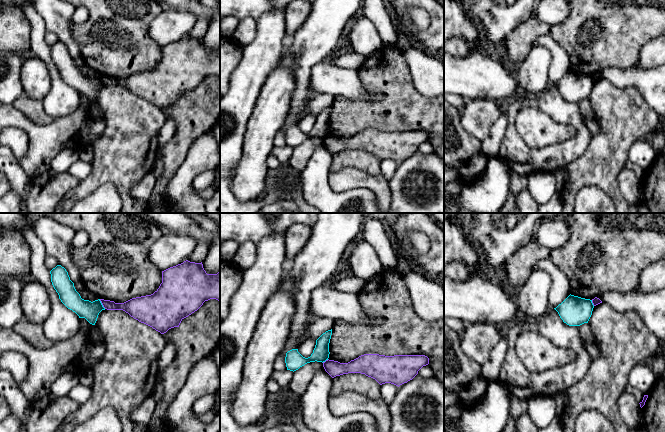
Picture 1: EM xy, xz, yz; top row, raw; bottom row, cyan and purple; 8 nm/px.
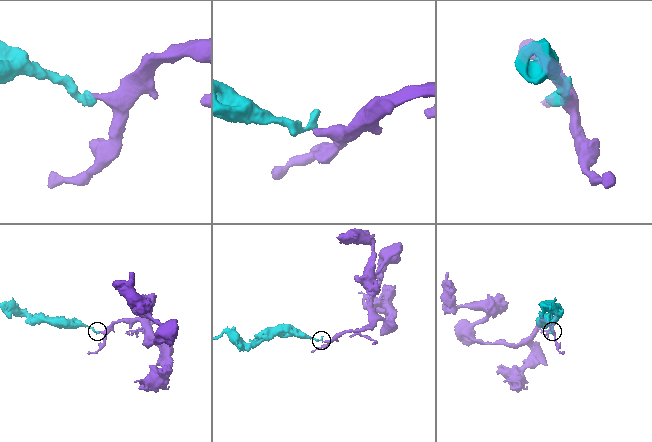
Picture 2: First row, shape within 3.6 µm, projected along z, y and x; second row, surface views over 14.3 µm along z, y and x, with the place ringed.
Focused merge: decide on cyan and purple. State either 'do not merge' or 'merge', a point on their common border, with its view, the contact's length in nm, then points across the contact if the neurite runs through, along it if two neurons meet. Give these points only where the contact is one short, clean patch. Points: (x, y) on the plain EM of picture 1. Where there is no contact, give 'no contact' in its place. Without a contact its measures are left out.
do not merge; meets cyan in xy at (101, 80); contact 90 nm long; border along xy (99, 75), (105, 84)

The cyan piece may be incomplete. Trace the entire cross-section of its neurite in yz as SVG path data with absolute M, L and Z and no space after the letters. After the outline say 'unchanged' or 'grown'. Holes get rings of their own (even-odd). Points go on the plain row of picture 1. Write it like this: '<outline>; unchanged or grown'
M569 71L561 80L554 84L560 94L569 102L580 102L588 99L594 81L592 76Z; unchanged

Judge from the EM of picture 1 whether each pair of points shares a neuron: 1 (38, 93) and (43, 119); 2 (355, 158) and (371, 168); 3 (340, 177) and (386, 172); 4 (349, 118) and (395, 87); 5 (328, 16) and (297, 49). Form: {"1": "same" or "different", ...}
{"1": "different", "2": "same", "3": "different", "4": "same", "5": "same"}

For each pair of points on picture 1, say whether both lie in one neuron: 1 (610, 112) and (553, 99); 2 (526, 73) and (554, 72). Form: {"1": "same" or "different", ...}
{"1": "different", "2": "different"}

